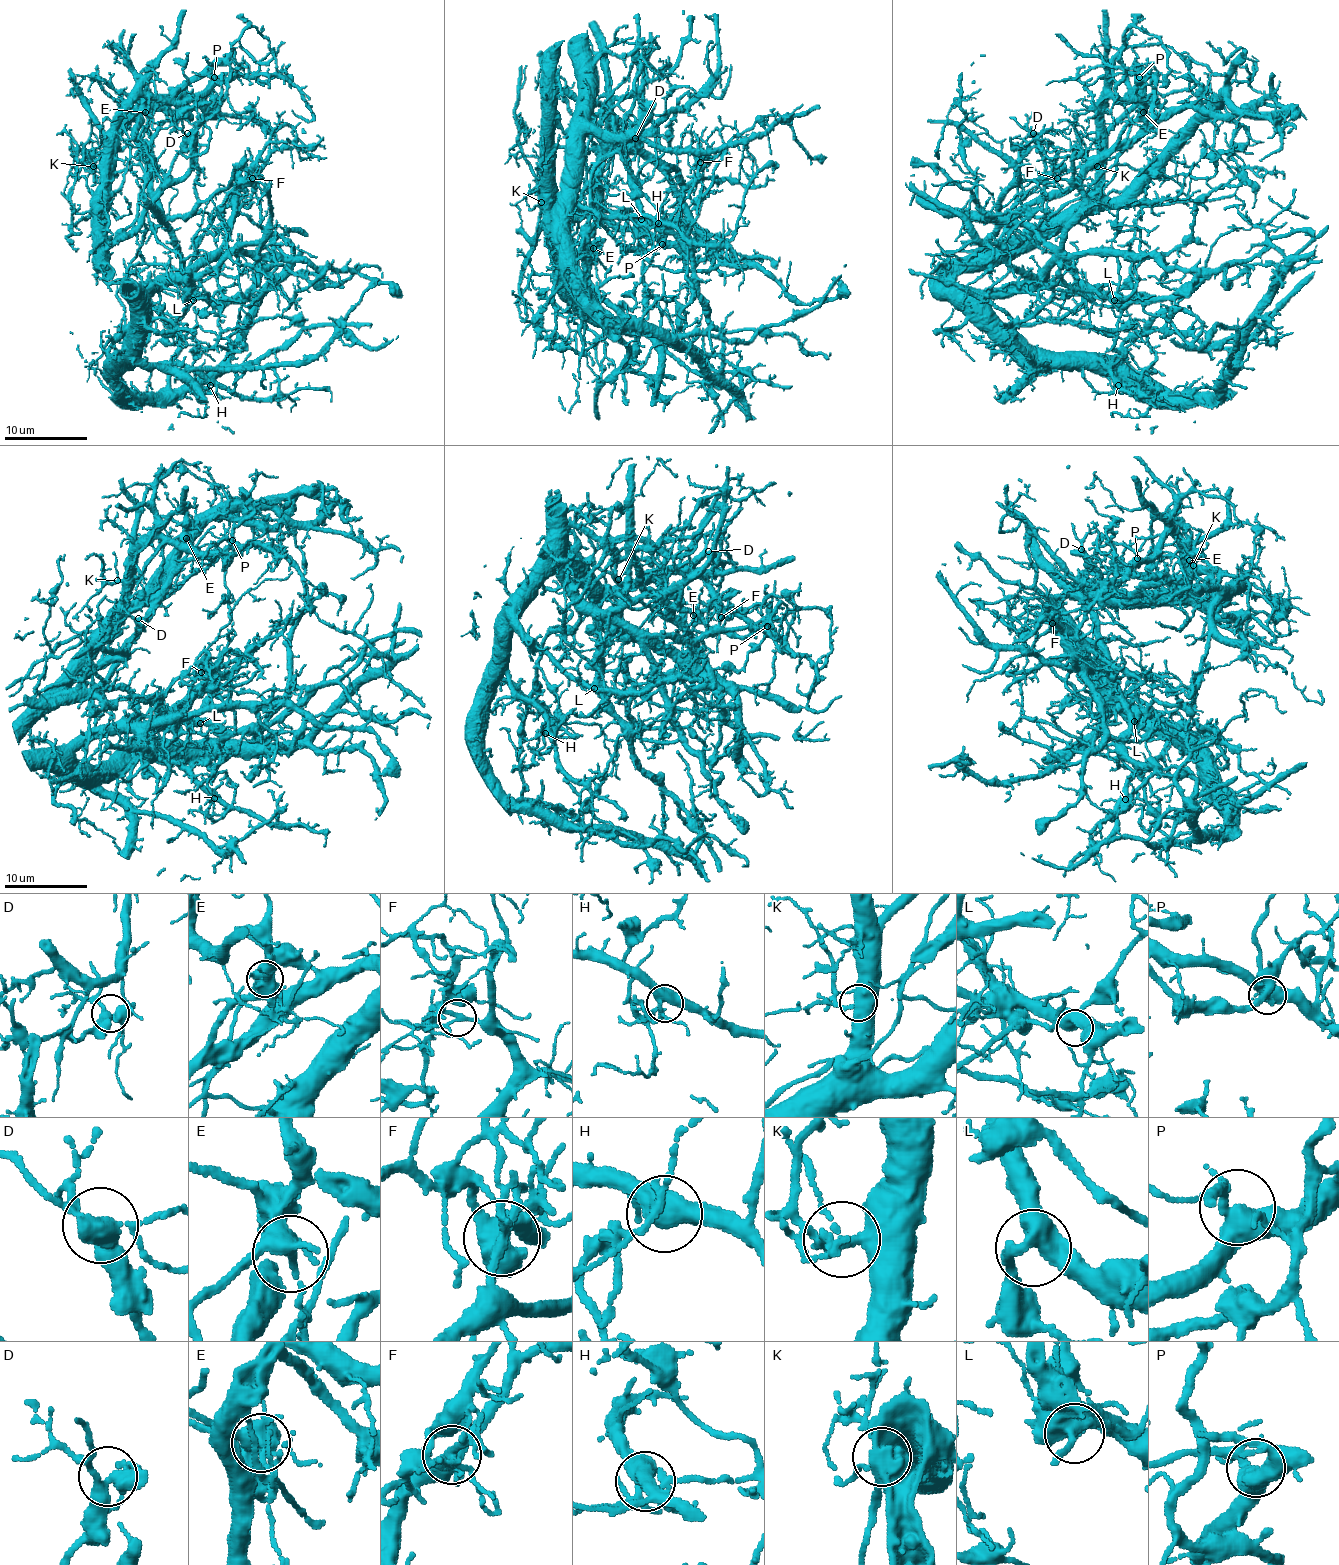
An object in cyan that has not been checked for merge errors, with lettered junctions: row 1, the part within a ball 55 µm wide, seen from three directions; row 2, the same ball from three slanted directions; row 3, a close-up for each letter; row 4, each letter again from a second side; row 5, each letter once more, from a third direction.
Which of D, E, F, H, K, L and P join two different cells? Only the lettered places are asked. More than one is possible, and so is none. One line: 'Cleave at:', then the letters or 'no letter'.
Cleave at: E, F

